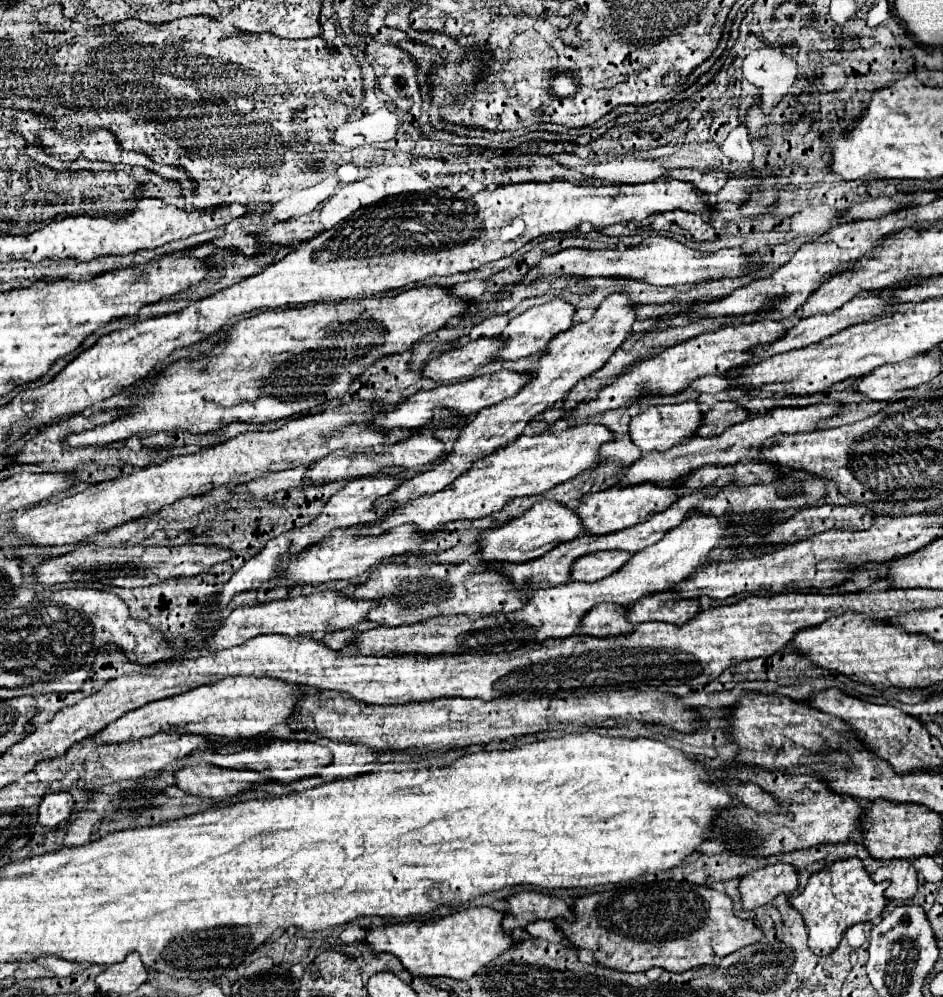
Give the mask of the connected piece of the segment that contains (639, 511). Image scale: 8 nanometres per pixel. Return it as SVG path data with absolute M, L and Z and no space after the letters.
M634 484L634 486L612 486L606 490L592 492L590 496L584 496L580 506L574 510L586 530L586 534L592 536L602 536L602 534L612 534L630 526L636 526L640 522L646 522L650 514L664 512L670 504L678 500L676 490L672 486L660 488L656 484Z

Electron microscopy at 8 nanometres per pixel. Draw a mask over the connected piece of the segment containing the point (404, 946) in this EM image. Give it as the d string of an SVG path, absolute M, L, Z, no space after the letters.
M466 908L428 922L398 922L366 932L364 942L374 952L394 954L412 976L448 976L454 980L472 978L482 966L504 954L514 940L502 930L502 912L492 908Z

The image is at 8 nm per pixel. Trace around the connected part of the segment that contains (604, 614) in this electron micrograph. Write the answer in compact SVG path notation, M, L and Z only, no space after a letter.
M598 604L582 618L580 632L588 636L612 636L612 634L626 634L632 632L634 626L626 618L628 606L620 604Z

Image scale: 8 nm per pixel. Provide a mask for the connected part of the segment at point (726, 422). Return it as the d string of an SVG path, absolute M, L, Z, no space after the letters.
M718 402L708 412L702 414L702 424L694 432L694 436L702 436L702 438L718 436L724 432L724 428L744 422L746 418L748 412L742 410L736 402Z

